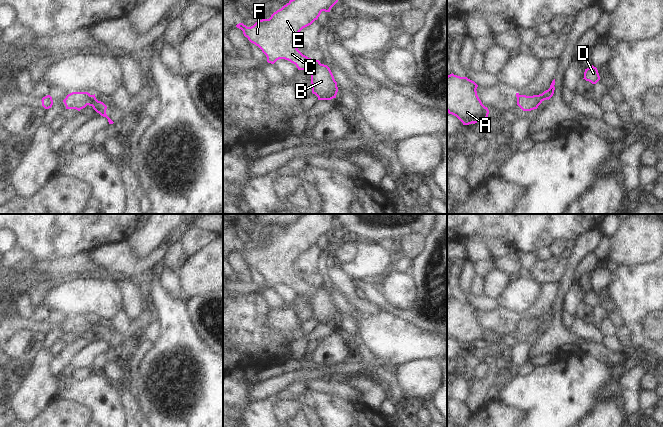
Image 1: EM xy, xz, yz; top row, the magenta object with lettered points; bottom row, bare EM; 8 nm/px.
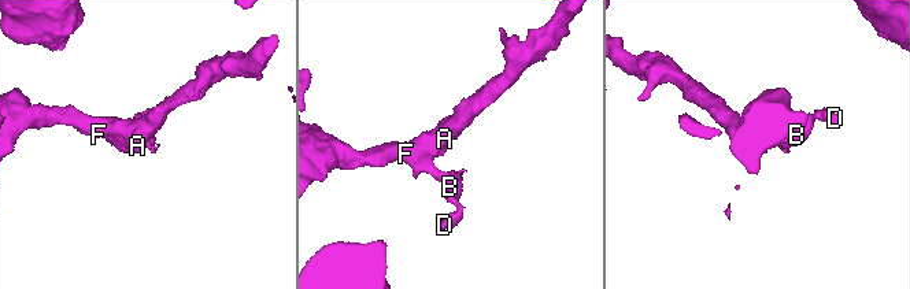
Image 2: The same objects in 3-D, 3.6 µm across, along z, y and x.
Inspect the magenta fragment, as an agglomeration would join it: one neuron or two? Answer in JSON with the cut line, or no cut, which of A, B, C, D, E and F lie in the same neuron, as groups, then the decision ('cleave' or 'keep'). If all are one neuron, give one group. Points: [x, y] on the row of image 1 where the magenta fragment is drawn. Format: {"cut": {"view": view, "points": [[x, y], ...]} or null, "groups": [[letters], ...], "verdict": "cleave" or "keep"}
{"cut": null, "groups": [["A", "B", "C", "D", "E", "F"]], "verdict": "keep"}

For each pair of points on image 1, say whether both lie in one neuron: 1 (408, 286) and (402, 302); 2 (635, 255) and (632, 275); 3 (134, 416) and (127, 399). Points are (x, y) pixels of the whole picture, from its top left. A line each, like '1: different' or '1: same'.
1: same
2: different
3: same

